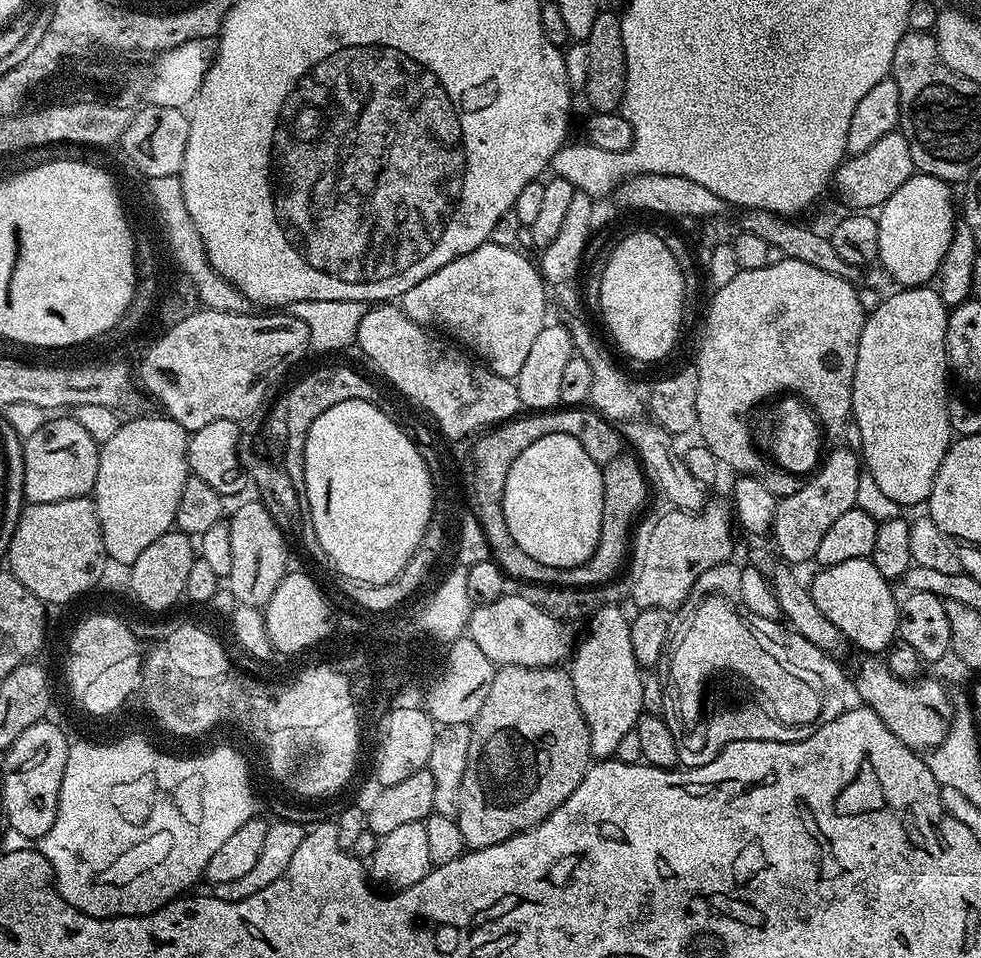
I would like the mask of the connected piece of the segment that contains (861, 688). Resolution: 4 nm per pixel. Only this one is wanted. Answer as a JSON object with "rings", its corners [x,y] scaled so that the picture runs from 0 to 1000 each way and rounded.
{"rings":[[[881,687],[871,701],[871,722],[899,749],[903,762],[926,781],[951,783],[965,769],[970,752],[970,728],[954,710],[916,710],[897,687]]]}

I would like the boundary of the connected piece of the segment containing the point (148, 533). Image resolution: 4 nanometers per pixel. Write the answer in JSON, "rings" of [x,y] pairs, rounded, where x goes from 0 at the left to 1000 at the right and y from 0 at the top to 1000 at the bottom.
{"rings":[[[166,432],[143,434],[140,438],[127,437],[120,453],[112,457],[102,469],[100,499],[96,510],[96,525],[100,545],[104,553],[106,573],[110,575],[111,586],[118,585],[126,591],[133,591],[160,562],[176,554],[181,532],[181,520],[186,520],[186,507],[190,507],[194,496],[192,487],[193,452],[181,441],[172,438]]]}

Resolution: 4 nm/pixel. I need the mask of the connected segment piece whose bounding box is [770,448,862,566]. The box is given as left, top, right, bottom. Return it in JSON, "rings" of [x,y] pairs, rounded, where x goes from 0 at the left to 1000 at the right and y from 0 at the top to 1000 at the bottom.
{"rings":[[[852,468],[845,476],[843,473],[832,492],[817,504],[813,513],[792,525],[785,559],[791,563],[790,575],[796,585],[808,591],[820,589],[823,585],[831,586],[834,570],[838,562],[842,562],[842,553],[846,553],[846,549],[850,549],[850,544],[857,537],[862,537],[862,532],[874,529],[879,480],[870,472],[864,468]]]}

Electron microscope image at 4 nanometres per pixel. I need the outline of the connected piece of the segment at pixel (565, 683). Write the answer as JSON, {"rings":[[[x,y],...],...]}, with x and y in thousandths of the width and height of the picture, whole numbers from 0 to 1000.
{"rings":[[[515,693],[503,700],[495,733],[491,733],[491,741],[487,741],[480,755],[479,787],[475,787],[475,808],[471,808],[471,829],[464,852],[478,886],[504,883],[547,864],[589,825],[589,816],[593,816],[604,796],[601,762],[597,749],[593,749],[593,741],[589,741],[583,704],[573,698],[571,695],[537,697]]]}

